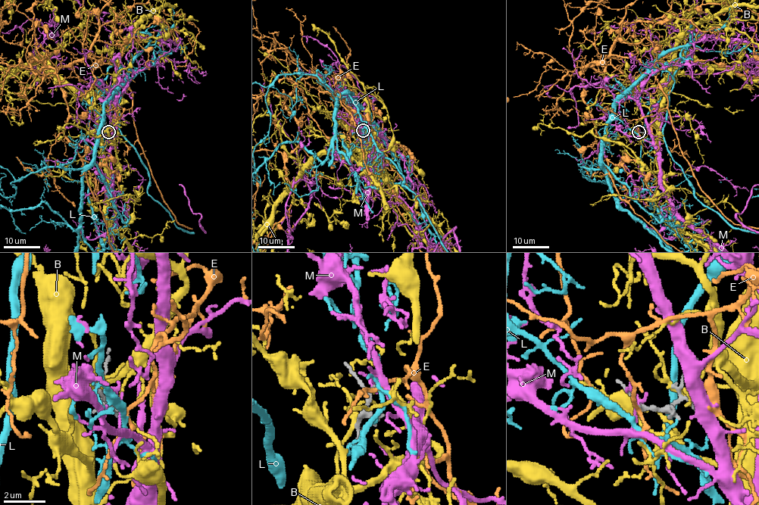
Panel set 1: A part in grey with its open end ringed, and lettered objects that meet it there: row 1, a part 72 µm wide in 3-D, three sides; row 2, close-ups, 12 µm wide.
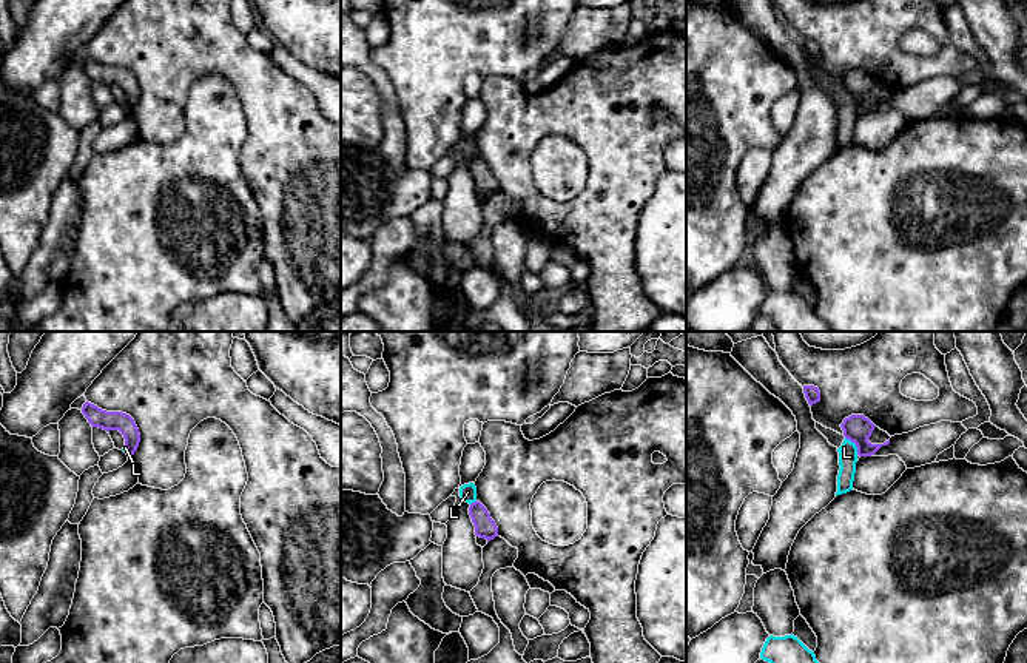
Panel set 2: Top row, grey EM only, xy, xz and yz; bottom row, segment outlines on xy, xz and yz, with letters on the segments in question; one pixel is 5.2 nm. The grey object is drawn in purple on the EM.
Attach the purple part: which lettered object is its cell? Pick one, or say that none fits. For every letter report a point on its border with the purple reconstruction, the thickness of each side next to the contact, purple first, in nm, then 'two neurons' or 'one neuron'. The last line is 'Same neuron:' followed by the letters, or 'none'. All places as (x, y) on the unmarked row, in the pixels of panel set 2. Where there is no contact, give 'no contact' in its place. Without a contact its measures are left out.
B: no contact; two neurons
E: no contact; two neurons
L: contact yz (855, 97); calibres 150 and 100 nm; two neurons
M: no contact; two neurons
Same neuron: none

